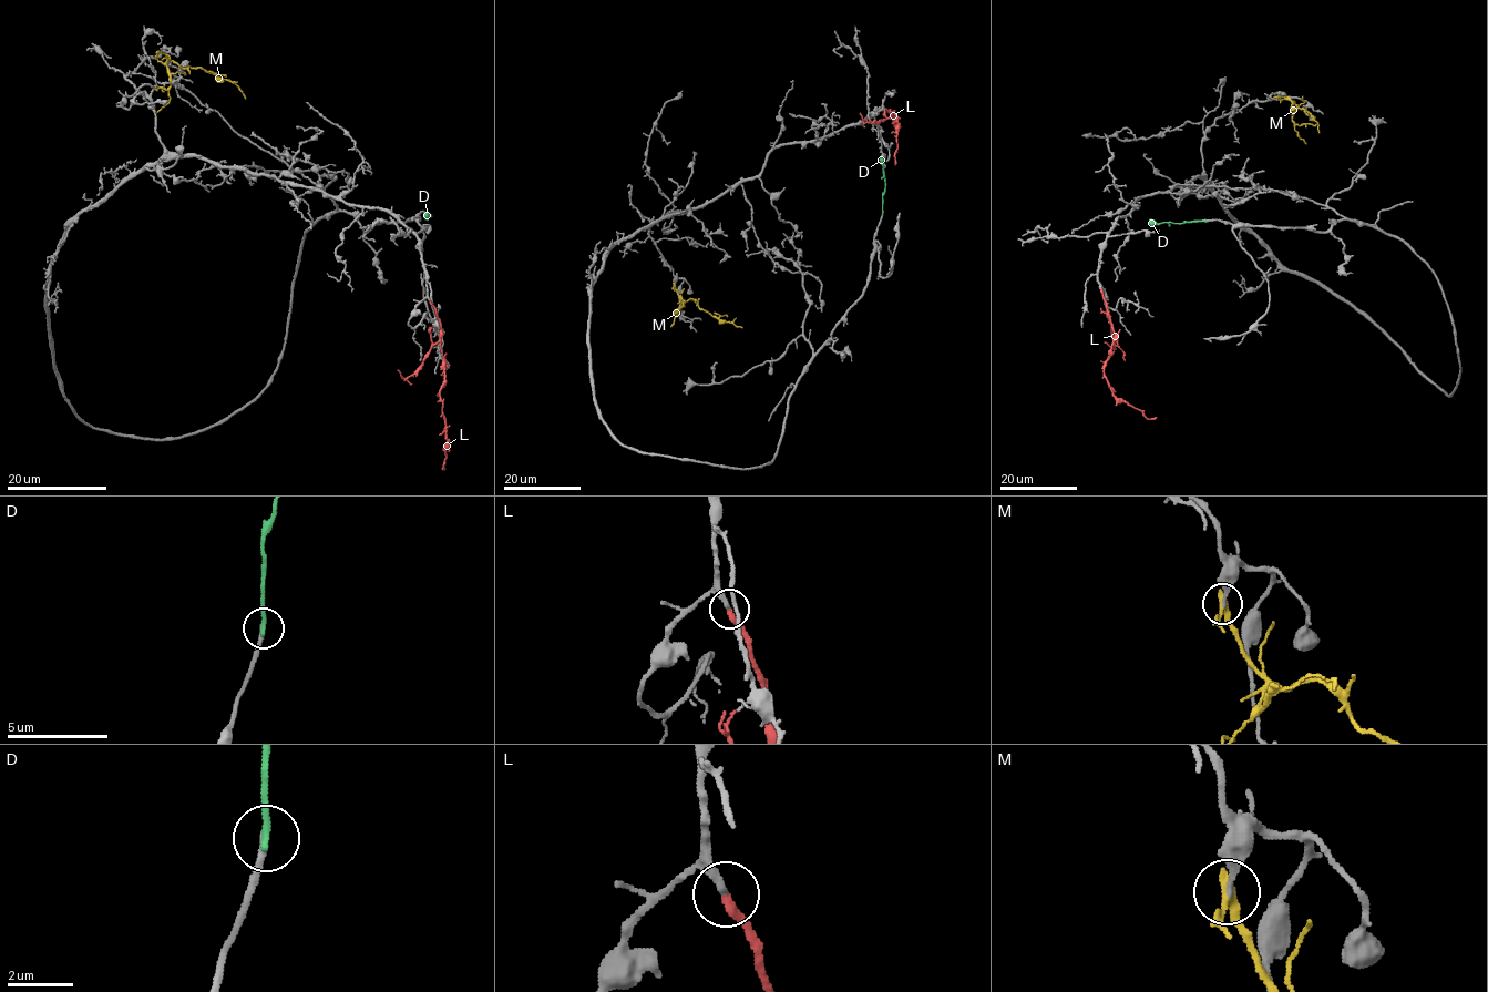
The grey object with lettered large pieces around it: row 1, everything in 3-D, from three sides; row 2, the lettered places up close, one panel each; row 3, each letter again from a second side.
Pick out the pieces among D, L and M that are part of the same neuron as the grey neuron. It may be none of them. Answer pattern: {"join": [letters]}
{"join": ["L"]}

